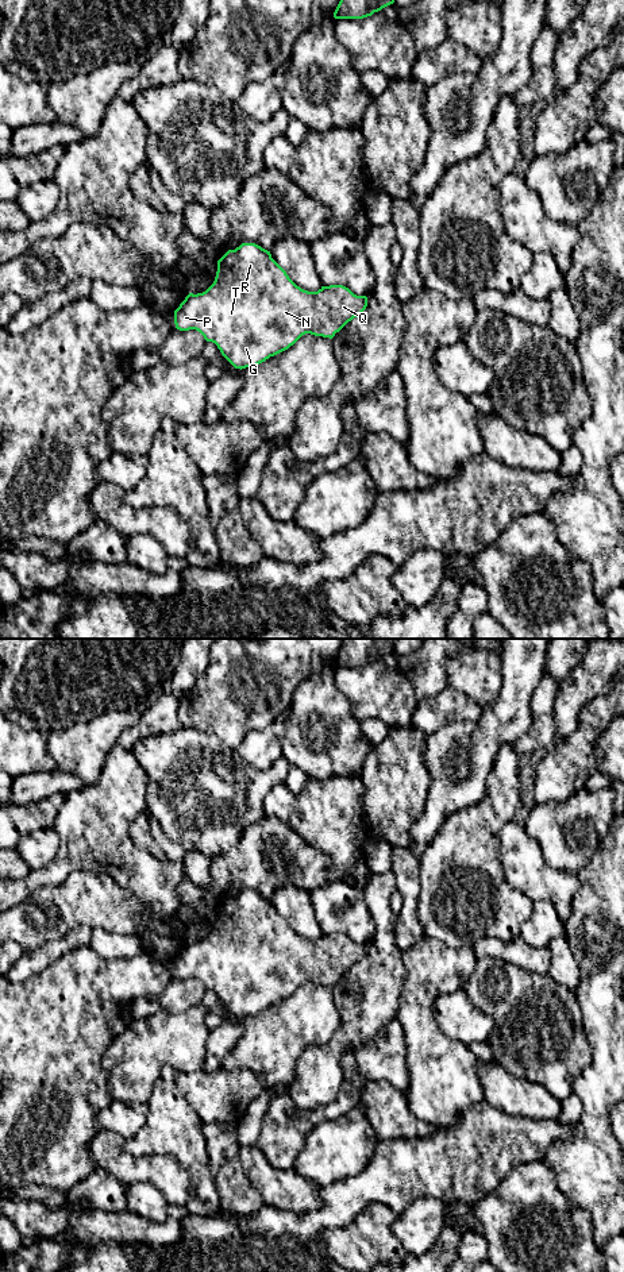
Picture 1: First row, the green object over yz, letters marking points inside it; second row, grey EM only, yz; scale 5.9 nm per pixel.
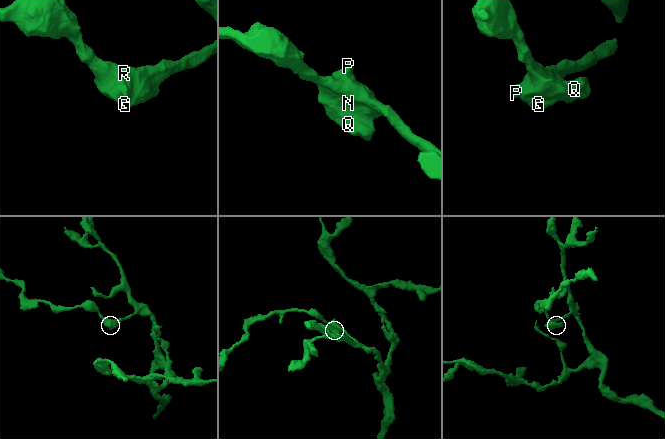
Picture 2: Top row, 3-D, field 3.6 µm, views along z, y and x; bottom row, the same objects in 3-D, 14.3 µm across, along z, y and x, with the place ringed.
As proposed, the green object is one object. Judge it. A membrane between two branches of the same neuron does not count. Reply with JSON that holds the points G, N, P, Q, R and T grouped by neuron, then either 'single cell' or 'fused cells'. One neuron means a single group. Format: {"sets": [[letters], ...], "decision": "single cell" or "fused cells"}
{"sets": [["G", "N", "P", "Q", "R", "T"]], "decision": "single cell"}

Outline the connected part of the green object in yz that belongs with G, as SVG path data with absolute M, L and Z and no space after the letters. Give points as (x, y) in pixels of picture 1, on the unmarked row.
M242 891L235 898L228 898L219 909L217 909L217 920L213 932L203 941L189 941L185 948L180 952L180 955L174 959L174 972L180 979L196 978L199 979L207 990L212 990L217 994L222 1003L235 1015L235 1017L246 1017L254 1015L270 1005L274 1005L290 994L293 994L303 983L311 982L315 984L323 984L332 987L336 980L339 980L348 970L361 963L367 955L366 944L357 944L348 936L343 933L330 933L321 934L317 940L308 940L297 934L286 922L286 920L271 906L270 899L262 897L255 891Z

